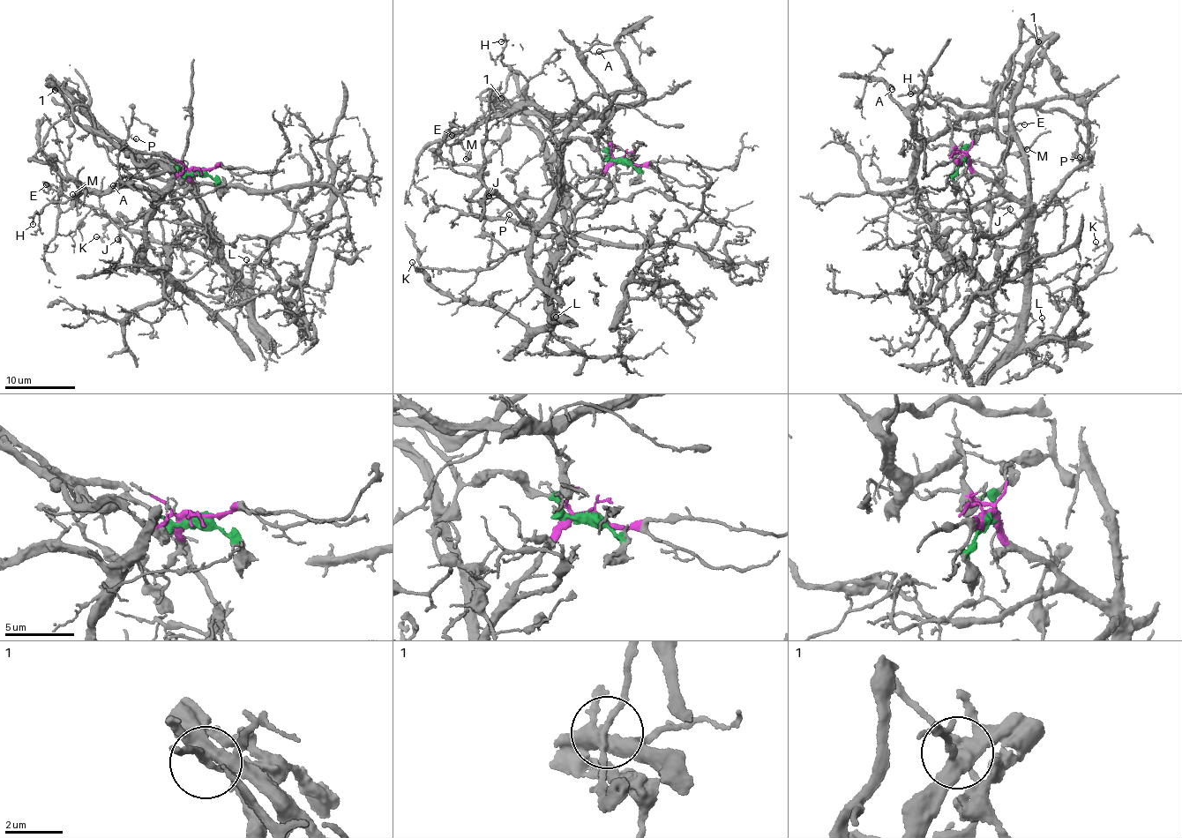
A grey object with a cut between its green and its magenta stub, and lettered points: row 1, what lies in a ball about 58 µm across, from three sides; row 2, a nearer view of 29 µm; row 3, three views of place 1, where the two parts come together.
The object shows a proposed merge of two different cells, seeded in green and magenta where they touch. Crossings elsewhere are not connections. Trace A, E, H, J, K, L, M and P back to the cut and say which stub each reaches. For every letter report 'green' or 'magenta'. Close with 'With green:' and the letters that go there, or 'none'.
A: green
E: green
H: green
J: green
K: magenta
L: magenta
M: green
P: magenta
With green: A, E, H, J, M

